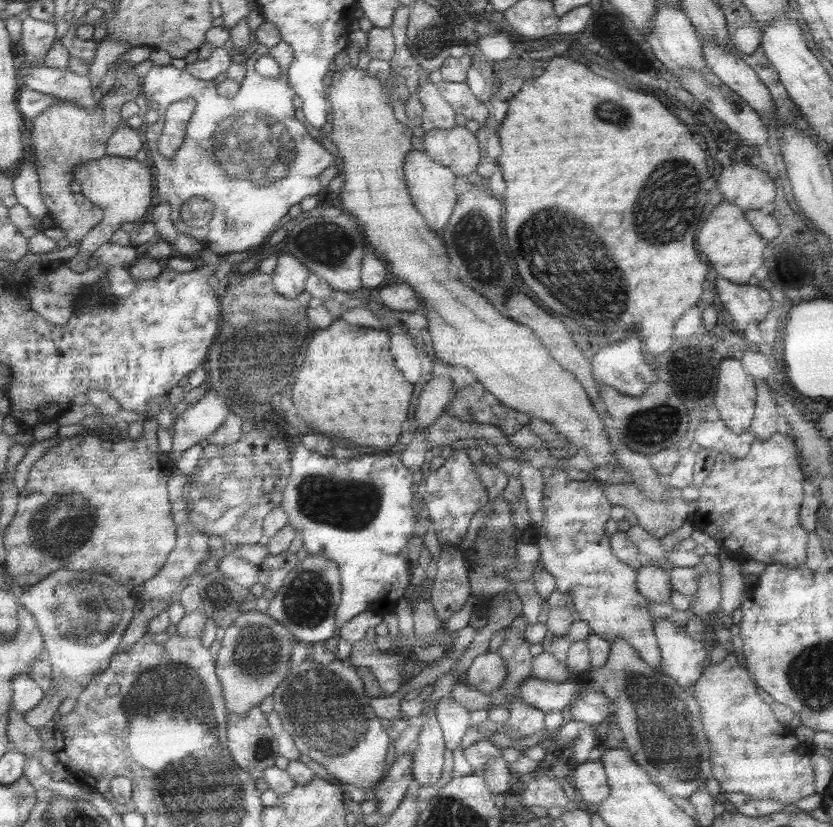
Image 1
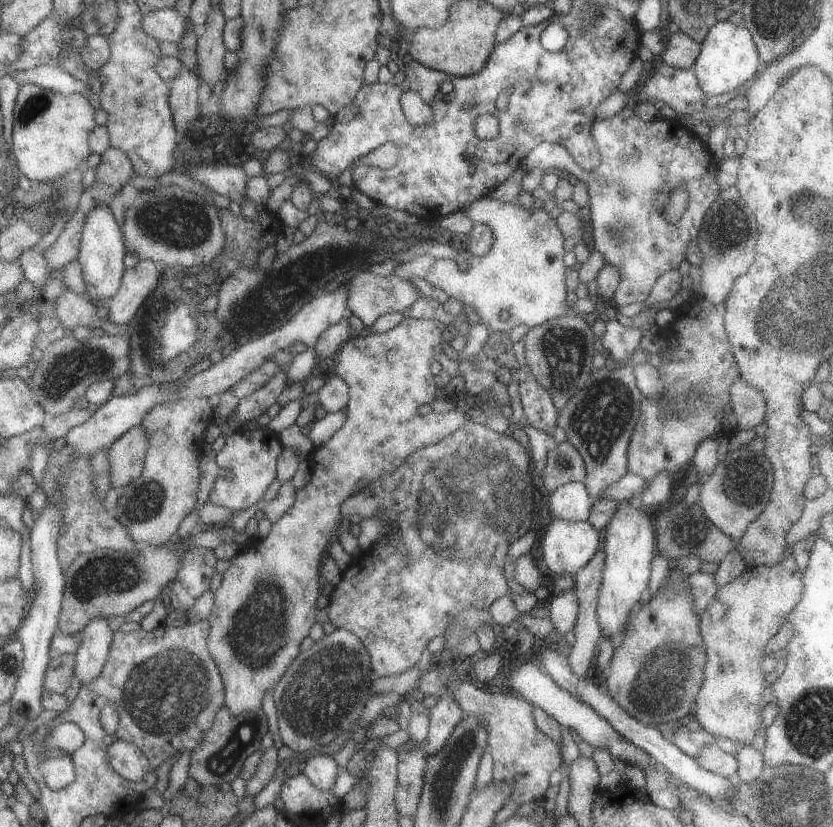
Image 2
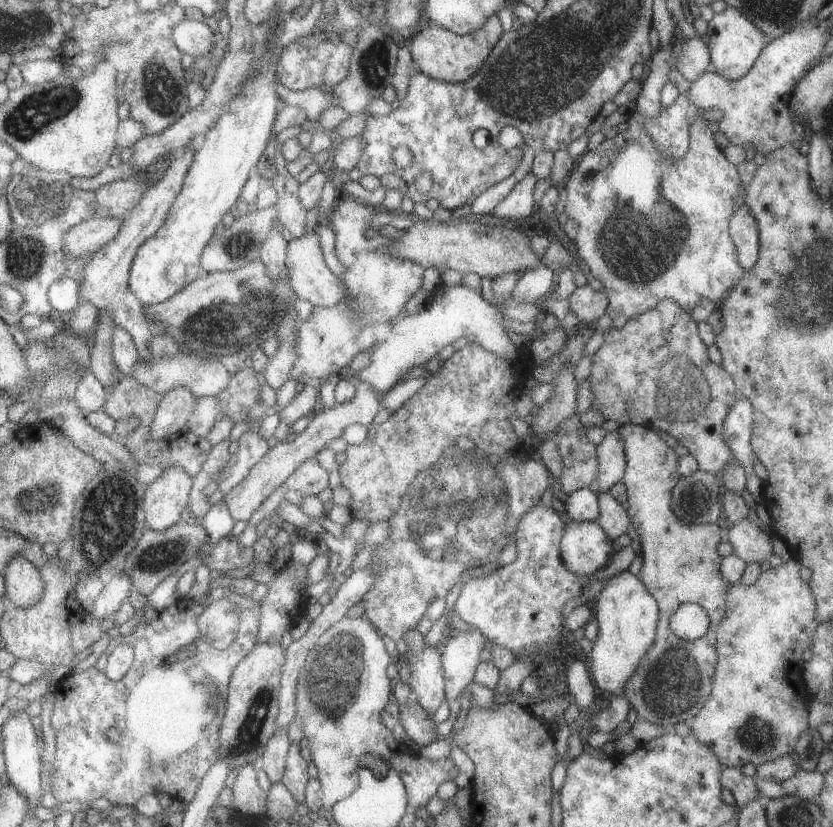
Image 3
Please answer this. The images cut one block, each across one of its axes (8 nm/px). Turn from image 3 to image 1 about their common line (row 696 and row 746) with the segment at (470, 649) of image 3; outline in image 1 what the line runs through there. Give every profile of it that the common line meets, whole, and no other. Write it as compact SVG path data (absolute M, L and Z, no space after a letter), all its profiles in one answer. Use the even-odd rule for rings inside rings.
M441 698L435 702L435 720L443 734L443 744L447 752L453 752L455 748L461 748L463 736L467 728L471 728L469 712L457 704L453 698Z

